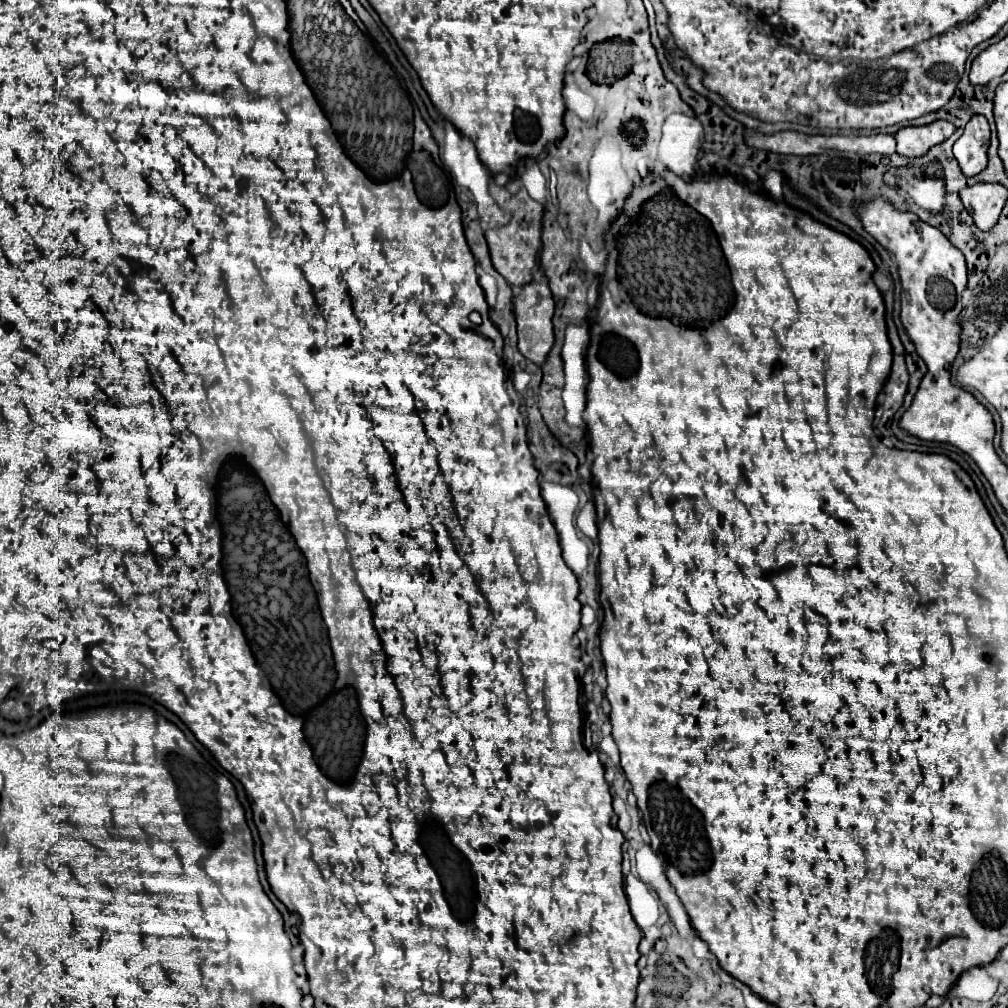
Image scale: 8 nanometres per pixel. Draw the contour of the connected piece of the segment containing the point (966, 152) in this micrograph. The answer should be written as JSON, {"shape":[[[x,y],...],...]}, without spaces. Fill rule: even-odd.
{"shape":[[[975,114],[967,122],[963,136],[953,146],[953,154],[965,176],[975,176],[987,166],[989,136],[991,132],[989,132],[987,118]]]}

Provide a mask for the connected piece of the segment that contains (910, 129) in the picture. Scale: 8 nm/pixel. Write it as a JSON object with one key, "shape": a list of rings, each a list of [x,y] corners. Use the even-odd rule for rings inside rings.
{"shape":[[[937,120],[927,126],[905,126],[895,134],[897,154],[915,158],[923,156],[929,148],[941,144],[955,132],[955,126],[947,120]]]}

